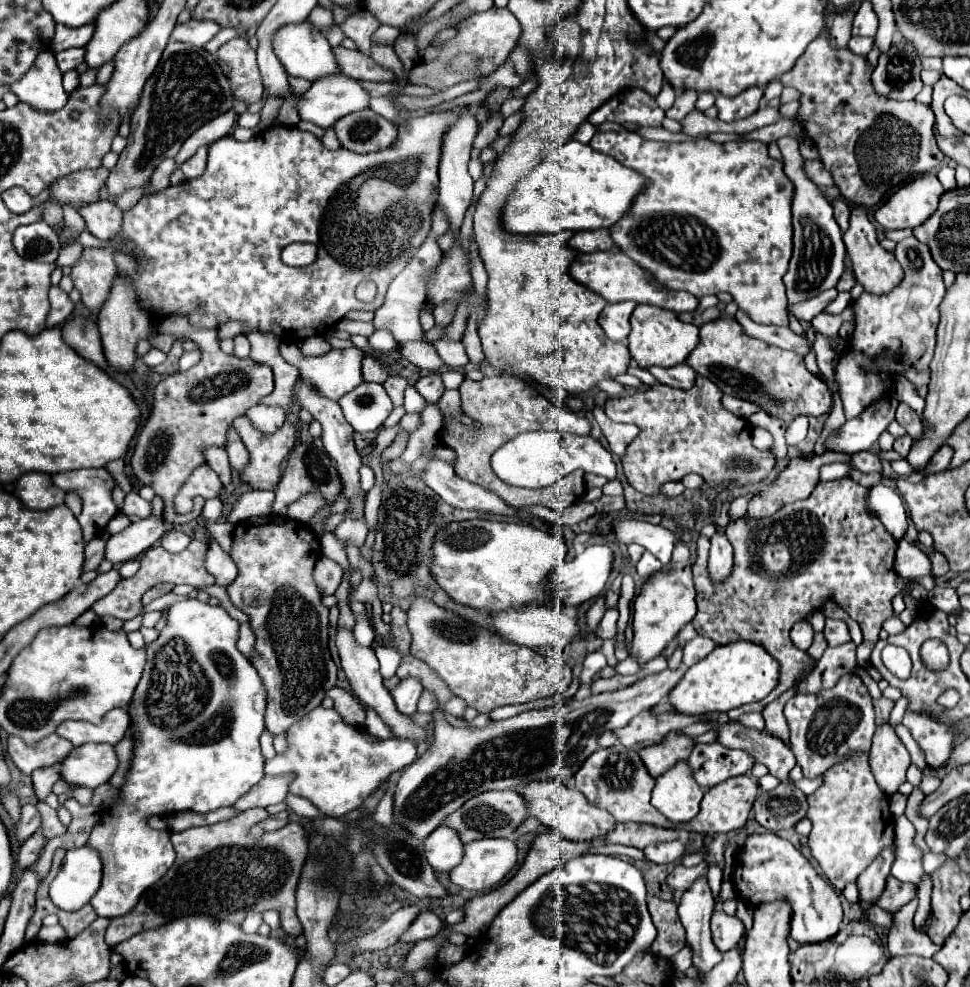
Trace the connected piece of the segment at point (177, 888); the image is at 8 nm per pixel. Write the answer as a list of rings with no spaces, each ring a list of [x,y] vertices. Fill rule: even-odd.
[[[245,811],[215,825],[171,833],[171,843],[177,853],[173,867],[161,877],[161,881],[147,889],[127,915],[111,919],[105,931],[107,945],[115,947],[145,927],[155,929],[165,921],[191,913],[209,913],[215,919],[241,923],[245,907],[259,911],[277,909],[281,913],[283,931],[293,937],[301,935],[303,927],[295,915],[295,889],[305,863],[303,827],[299,823],[287,823],[283,829],[265,833],[259,841],[253,841],[247,835],[249,825],[251,811]]]

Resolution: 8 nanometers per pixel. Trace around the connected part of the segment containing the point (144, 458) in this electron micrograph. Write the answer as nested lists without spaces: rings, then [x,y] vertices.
[[[165,317],[159,321],[157,331],[159,333],[173,333],[173,335],[183,335],[185,337],[185,327],[191,327],[191,339],[201,347],[203,357],[201,361],[191,367],[189,371],[181,371],[175,375],[165,377],[165,381],[161,381],[155,387],[155,401],[153,401],[153,413],[149,417],[149,421],[145,423],[145,427],[141,429],[139,437],[137,437],[137,447],[135,453],[131,457],[131,467],[137,475],[137,479],[143,485],[151,485],[155,489],[157,495],[161,495],[165,499],[165,511],[163,517],[169,523],[175,525],[183,525],[191,522],[201,515],[205,505],[205,499],[195,498],[194,506],[191,512],[185,515],[177,515],[175,511],[175,495],[179,493],[181,485],[189,479],[191,471],[201,465],[205,459],[201,455],[201,451],[209,445],[219,445],[225,447],[225,433],[229,423],[239,417],[245,415],[245,411],[253,405],[257,405],[263,397],[267,397],[269,393],[273,393],[273,373],[267,365],[257,365],[251,359],[237,359],[233,355],[227,355],[221,351],[219,347],[219,339],[217,339],[217,329],[201,329],[201,327],[193,327],[189,323],[187,317]]]

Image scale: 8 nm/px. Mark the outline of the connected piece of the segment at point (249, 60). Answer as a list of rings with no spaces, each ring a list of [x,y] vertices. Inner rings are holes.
[[[233,39],[219,47],[217,51],[219,63],[229,67],[229,81],[233,97],[243,101],[245,105],[253,105],[263,101],[263,85],[259,77],[255,51],[249,47],[247,39]]]

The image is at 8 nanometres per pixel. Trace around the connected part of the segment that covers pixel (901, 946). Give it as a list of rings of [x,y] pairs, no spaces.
[[[915,897],[899,913],[893,915],[895,927],[889,931],[889,953],[895,955],[923,955],[933,957],[941,947],[935,945],[926,932],[913,927],[913,913],[917,911],[919,899]]]

